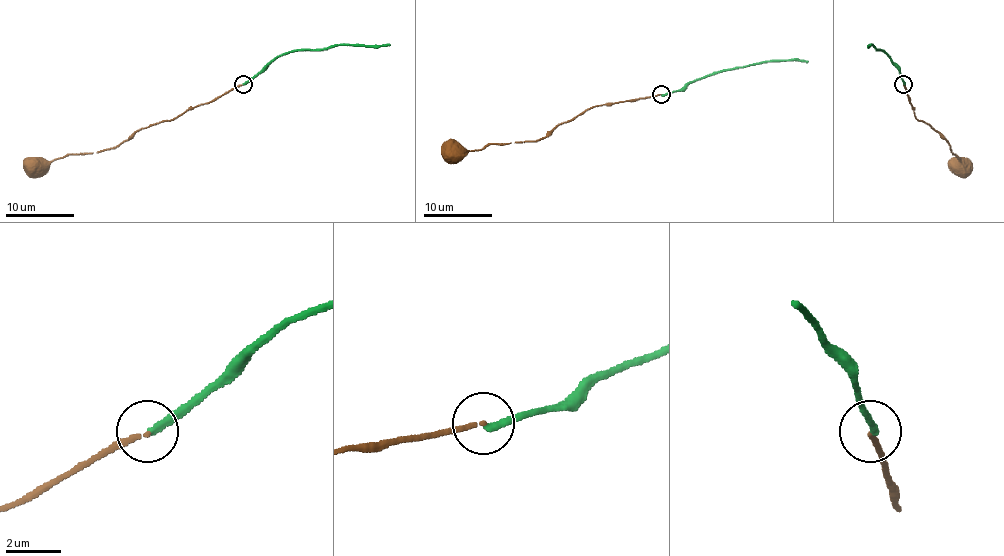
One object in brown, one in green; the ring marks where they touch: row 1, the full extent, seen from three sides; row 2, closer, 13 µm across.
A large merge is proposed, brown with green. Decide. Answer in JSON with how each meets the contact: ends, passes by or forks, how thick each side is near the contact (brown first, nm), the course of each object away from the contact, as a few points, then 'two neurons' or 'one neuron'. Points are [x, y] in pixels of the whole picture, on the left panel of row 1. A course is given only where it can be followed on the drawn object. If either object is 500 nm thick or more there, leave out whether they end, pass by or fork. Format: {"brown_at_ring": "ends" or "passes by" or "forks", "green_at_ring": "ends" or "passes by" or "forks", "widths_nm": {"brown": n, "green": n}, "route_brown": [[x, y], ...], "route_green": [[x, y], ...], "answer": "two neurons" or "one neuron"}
{"brown_at_ring": "ends", "green_at_ring": "ends", "widths_nm": {"brown": 160, "green": 240}, "route_brown": [[242, 83], [177, 116], [139, 128], [115, 147], [86, 154], [67, 154], [36, 164]], "route_green": [[242, 83], [247, 83], [277, 58], [294, 51], [390, 44]], "answer": "two neurons"}

